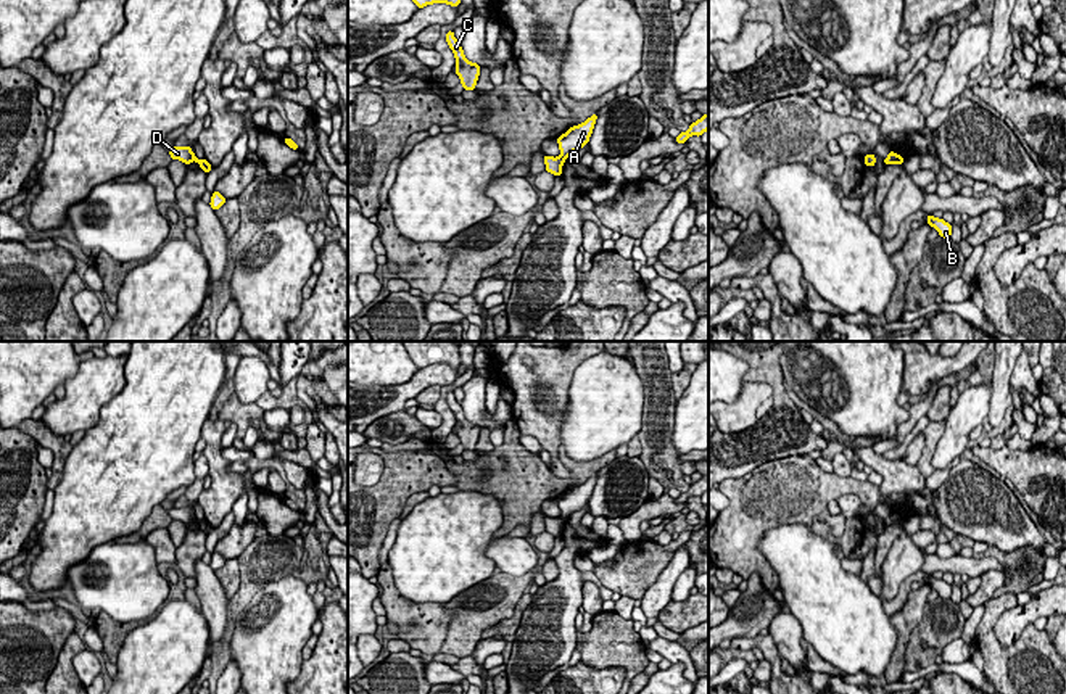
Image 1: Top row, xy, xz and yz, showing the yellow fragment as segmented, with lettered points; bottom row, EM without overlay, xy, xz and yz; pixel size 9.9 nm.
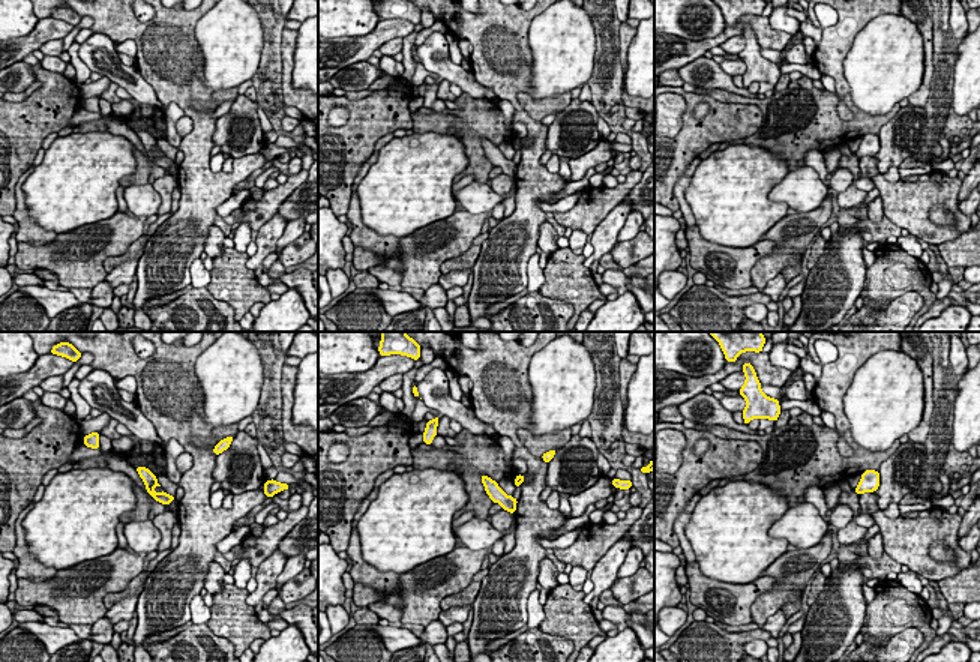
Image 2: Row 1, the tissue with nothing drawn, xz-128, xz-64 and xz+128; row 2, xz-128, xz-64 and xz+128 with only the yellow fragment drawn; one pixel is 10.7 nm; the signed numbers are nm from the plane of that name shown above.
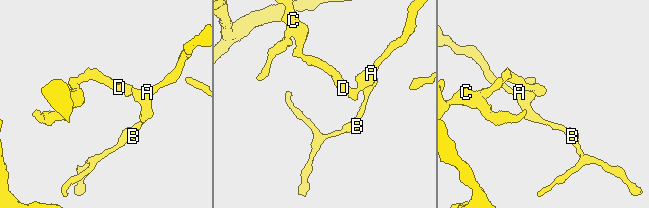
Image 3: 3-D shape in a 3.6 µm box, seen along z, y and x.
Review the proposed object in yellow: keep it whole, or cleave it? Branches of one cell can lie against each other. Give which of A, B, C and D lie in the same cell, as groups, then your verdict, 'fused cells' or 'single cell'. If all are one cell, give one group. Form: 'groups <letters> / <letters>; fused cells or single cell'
groups A B / C D; fused cells

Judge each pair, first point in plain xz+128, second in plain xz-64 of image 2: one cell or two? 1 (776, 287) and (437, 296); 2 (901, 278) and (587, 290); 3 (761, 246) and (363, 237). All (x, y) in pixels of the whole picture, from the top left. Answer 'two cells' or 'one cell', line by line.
1: two cells
2: one cell
3: one cell

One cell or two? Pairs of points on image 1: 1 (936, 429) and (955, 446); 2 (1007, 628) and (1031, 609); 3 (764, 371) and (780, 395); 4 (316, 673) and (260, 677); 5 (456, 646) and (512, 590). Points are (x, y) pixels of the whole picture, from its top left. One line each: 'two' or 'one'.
1: two
2: one
3: one
4: two
5: one

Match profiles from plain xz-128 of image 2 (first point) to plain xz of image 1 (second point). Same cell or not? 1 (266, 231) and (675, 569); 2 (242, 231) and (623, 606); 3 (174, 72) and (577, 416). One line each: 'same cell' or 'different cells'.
1: same cell
2: same cell
3: different cells

